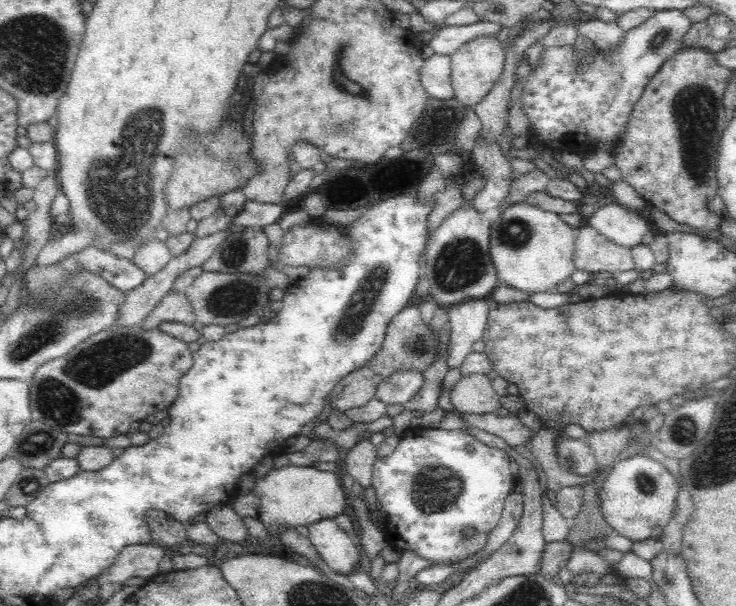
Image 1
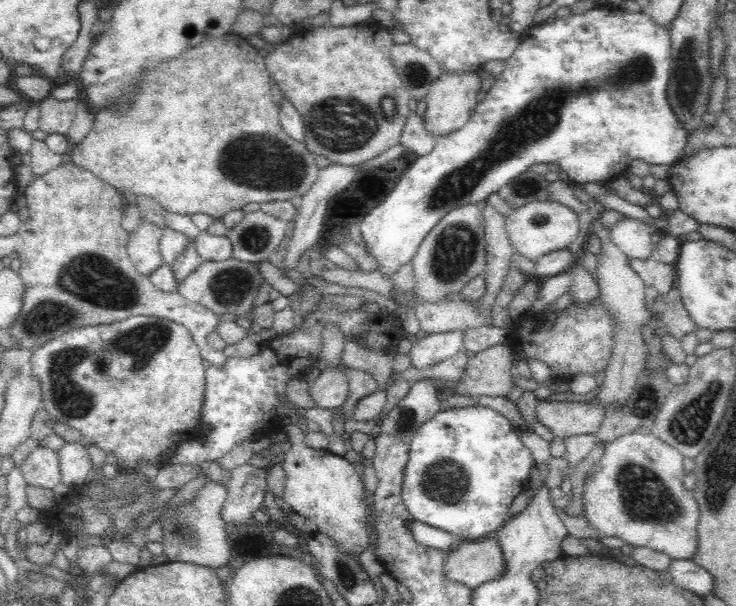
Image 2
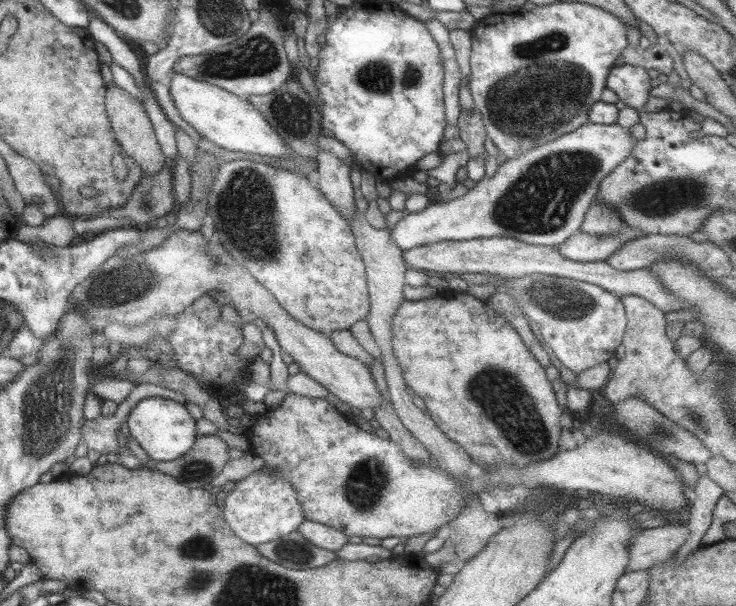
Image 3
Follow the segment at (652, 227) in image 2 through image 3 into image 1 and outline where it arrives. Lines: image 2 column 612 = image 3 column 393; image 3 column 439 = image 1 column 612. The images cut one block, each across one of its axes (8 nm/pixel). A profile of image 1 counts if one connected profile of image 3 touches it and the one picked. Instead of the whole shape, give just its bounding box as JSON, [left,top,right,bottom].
[588,203,650,247]

